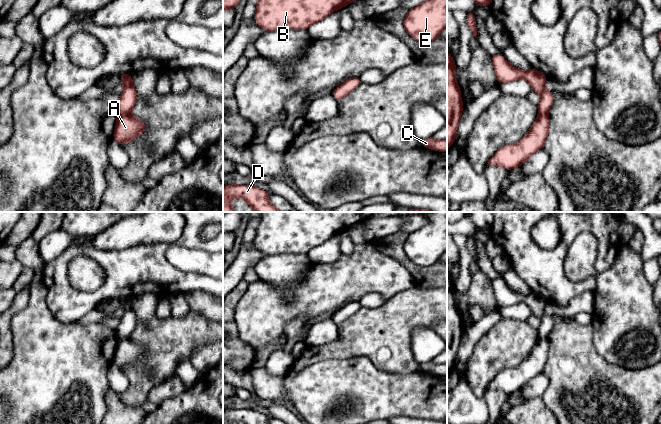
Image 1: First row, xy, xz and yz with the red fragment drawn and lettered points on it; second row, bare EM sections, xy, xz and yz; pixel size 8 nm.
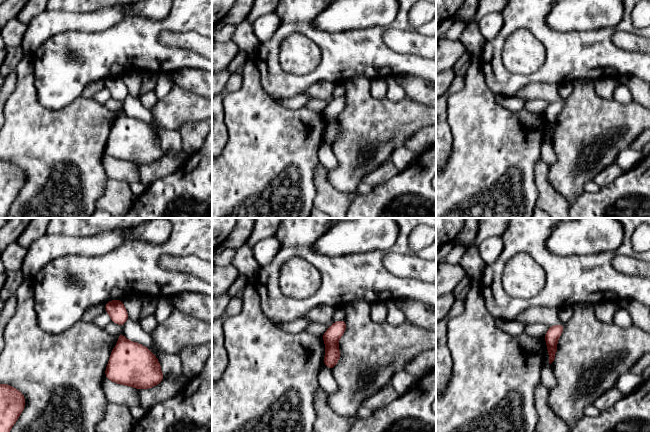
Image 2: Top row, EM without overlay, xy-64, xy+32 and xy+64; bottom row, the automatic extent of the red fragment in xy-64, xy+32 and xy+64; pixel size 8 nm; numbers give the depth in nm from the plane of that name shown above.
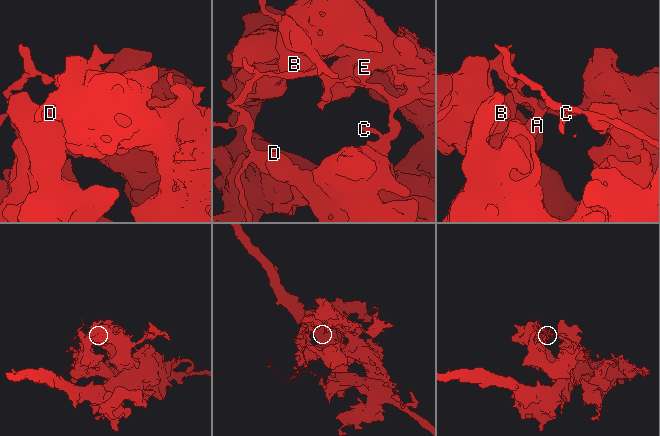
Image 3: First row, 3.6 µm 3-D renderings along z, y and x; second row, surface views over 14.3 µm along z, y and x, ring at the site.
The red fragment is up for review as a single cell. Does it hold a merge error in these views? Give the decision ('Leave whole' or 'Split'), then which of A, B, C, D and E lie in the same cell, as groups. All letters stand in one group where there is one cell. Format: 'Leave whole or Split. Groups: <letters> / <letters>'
Split. Groups: A B D E / C

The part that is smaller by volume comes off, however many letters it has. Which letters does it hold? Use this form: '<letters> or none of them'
C

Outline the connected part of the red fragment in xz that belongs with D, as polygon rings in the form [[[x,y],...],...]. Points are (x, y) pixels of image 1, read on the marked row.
[[[232,183],[223,188],[223,212],[235,212],[230,199],[244,199],[255,212],[281,212],[270,203],[269,195],[255,186]]]

